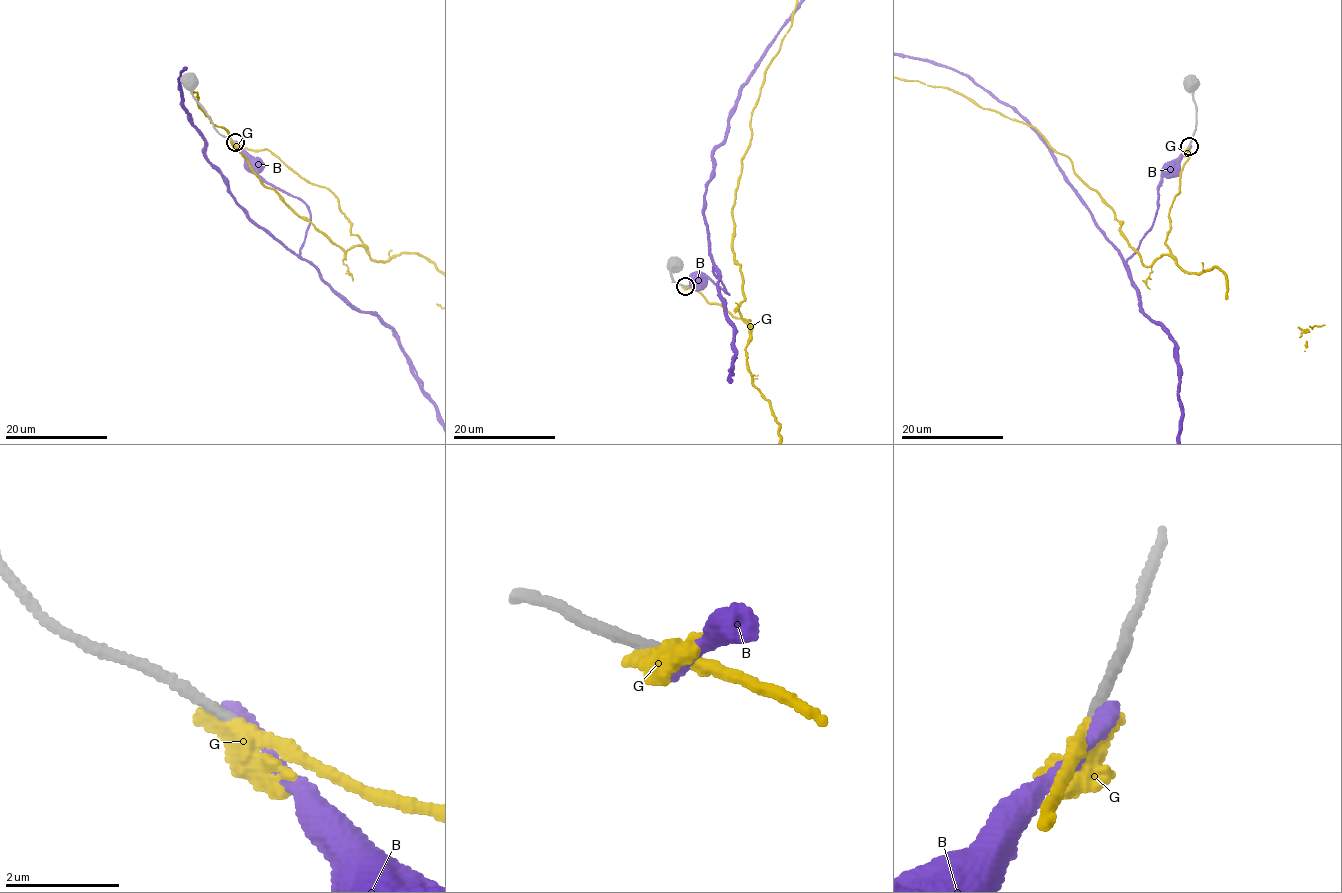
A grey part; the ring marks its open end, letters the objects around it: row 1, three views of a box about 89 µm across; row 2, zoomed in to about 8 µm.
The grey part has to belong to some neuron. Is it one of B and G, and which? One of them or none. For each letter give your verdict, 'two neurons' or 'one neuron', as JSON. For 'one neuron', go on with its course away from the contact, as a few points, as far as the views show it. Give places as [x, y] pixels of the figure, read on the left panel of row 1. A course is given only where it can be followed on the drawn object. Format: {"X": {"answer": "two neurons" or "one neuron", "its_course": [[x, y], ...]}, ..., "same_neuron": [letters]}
{"B": {"answer": "two neurons"}, "G": {"answer": "one neuron"}, "same_neuron": ["G"]}

